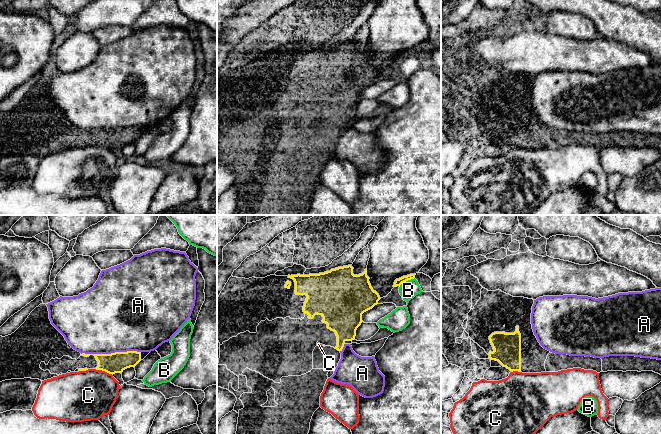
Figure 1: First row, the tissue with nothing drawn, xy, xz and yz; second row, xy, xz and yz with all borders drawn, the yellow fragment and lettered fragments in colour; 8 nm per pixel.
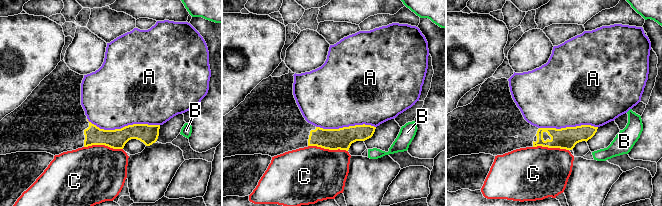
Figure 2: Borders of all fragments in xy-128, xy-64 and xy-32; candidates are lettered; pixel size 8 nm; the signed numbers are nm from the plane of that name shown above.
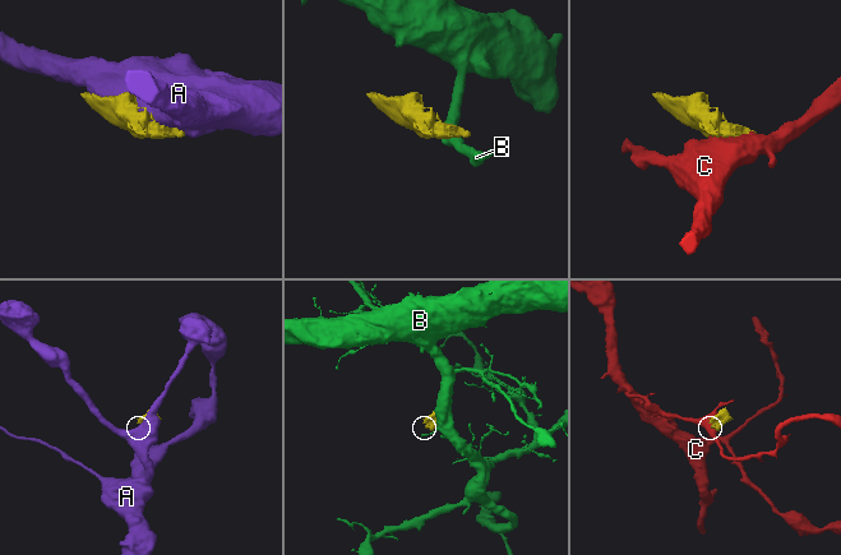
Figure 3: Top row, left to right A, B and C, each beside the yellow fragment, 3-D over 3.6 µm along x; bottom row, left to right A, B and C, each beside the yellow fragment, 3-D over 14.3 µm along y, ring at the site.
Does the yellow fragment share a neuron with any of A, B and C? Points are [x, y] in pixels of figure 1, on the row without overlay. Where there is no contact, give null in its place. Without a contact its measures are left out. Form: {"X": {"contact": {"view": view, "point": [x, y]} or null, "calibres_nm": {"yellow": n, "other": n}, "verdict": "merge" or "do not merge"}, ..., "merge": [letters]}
{"A": {"contact": {"view": "xy", "point": [111, 129]}, "calibres_nm": {"yellow": 160, "other": 500}, "verdict": "do not merge"}, "B": {"contact": {"view": "xz", "point": [406, 56]}, "calibres_nm": {"yellow": 60, "other": 150}, "verdict": "do not merge"}, "C": {"contact": {"view": "xy", "point": [104, 146]}, "calibres_nm": {"yellow": 160, "other": 400}, "verdict": "do not merge"}, "merge": []}

